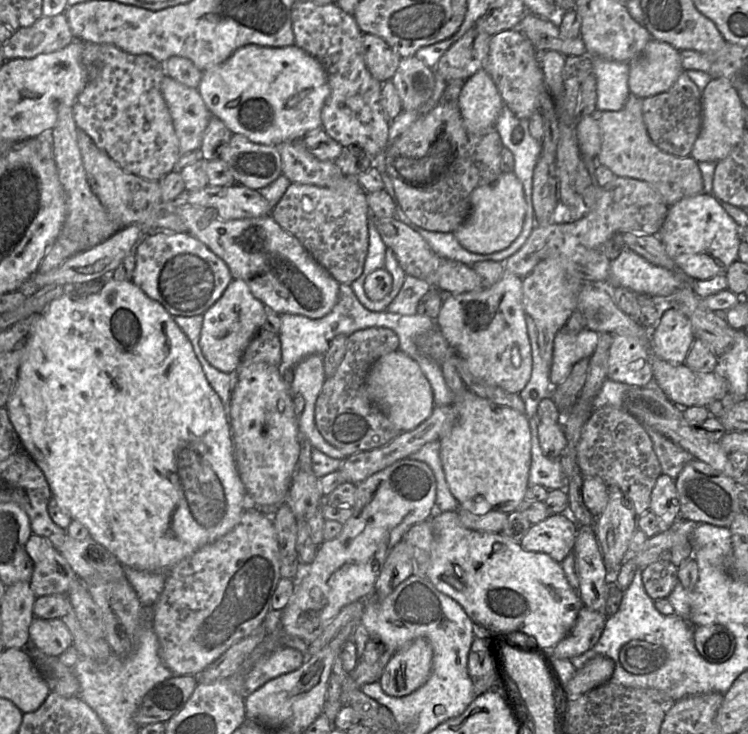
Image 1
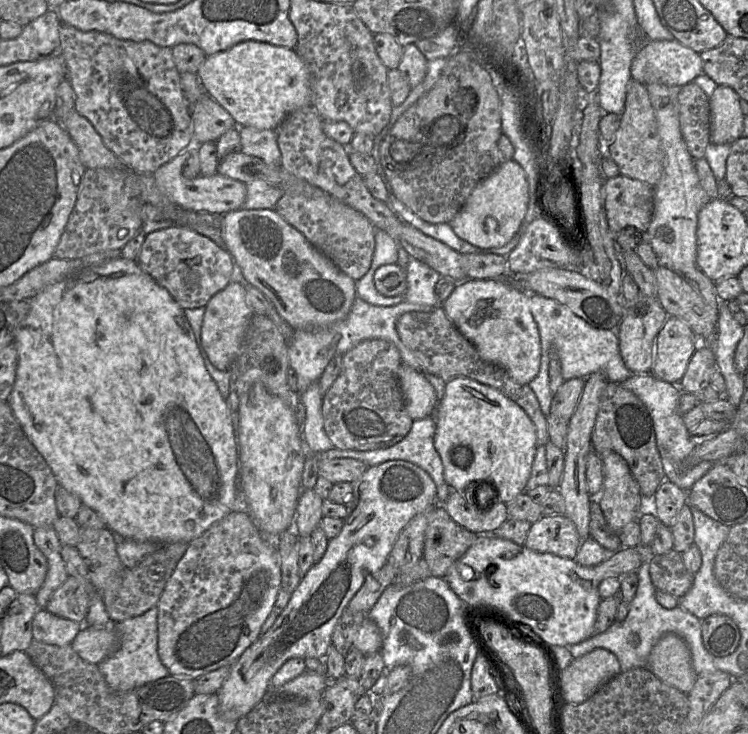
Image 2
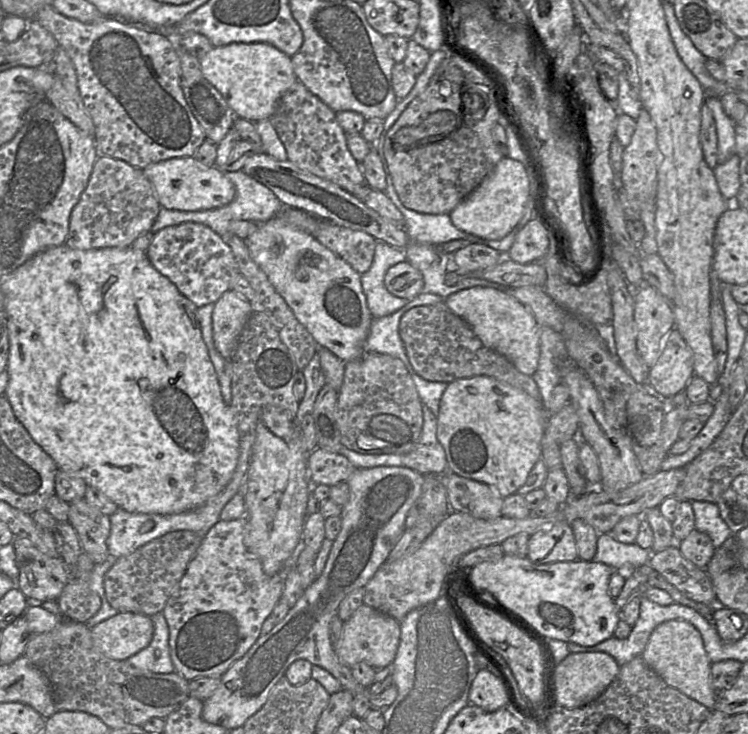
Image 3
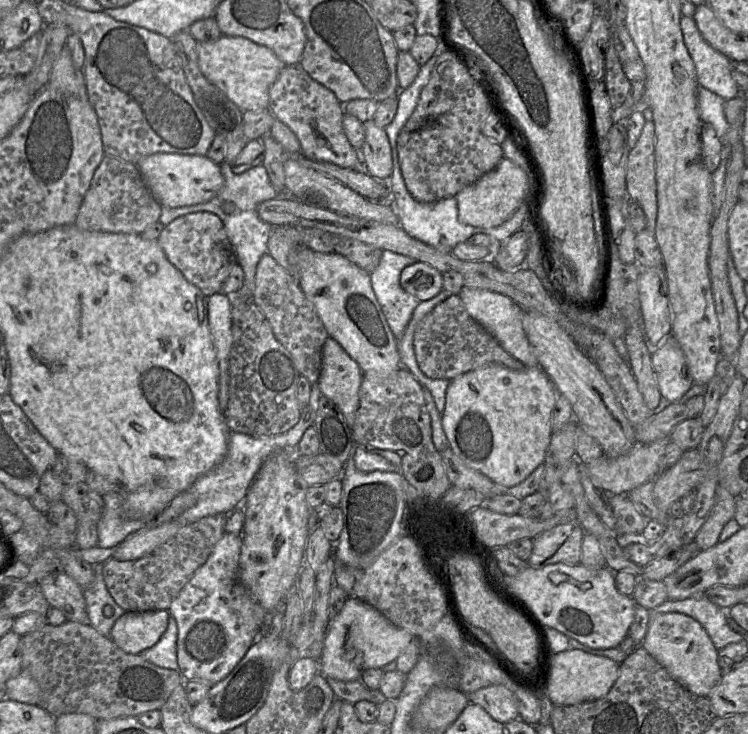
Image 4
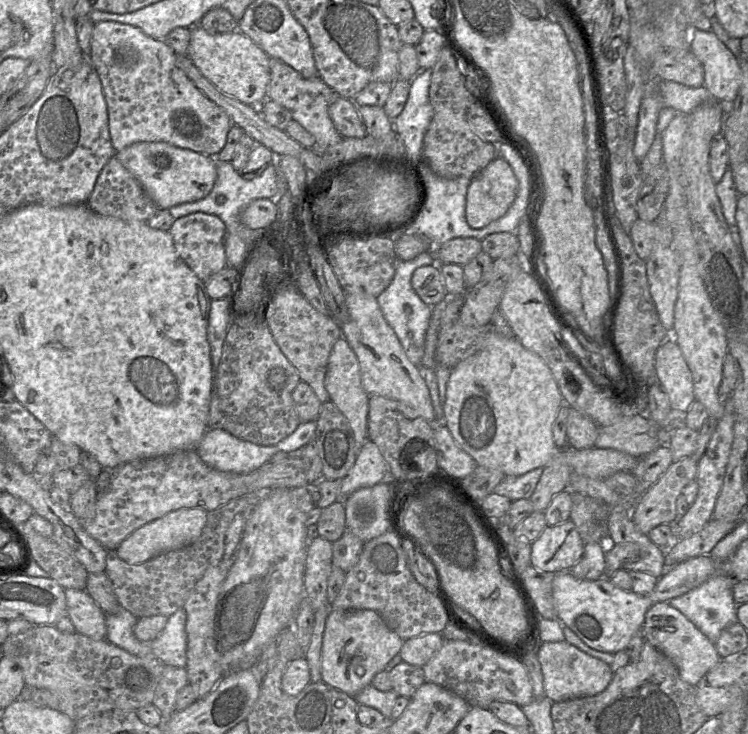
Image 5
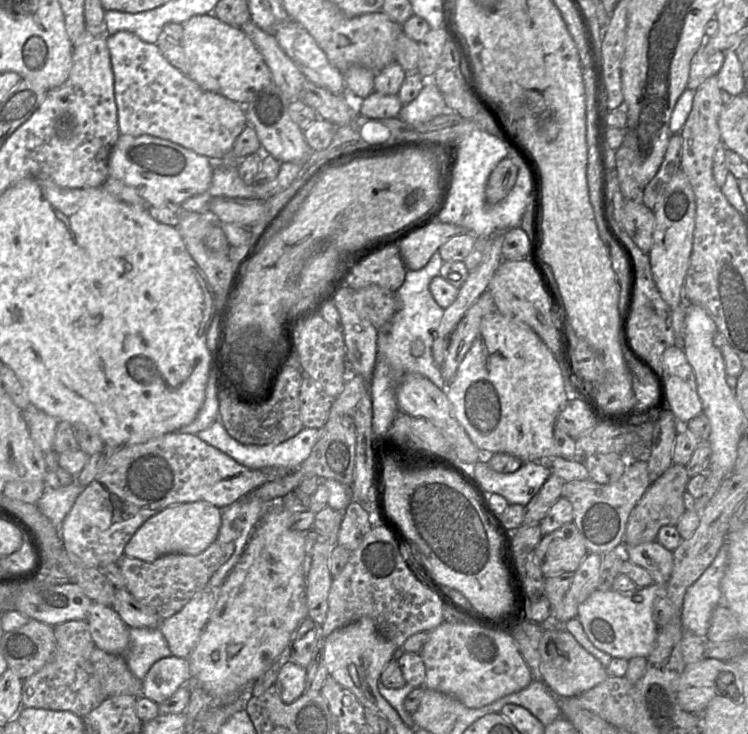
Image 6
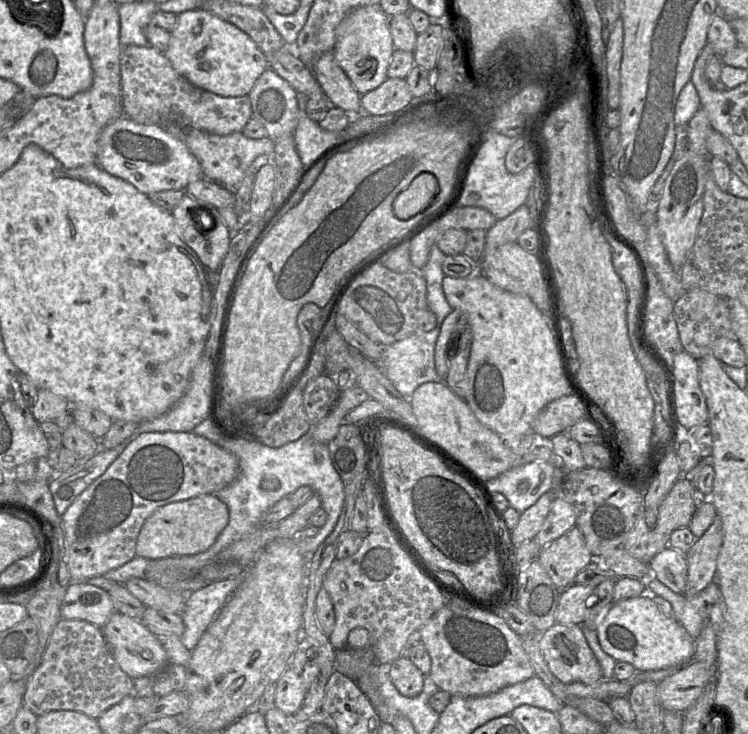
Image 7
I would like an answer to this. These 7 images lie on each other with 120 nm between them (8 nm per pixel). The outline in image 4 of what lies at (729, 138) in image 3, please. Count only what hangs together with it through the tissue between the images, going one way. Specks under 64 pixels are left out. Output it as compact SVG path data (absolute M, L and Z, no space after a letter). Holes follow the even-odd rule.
M698 85L697 104L701 122L711 125L720 140L727 135L729 126L724 115L724 102L720 96Z

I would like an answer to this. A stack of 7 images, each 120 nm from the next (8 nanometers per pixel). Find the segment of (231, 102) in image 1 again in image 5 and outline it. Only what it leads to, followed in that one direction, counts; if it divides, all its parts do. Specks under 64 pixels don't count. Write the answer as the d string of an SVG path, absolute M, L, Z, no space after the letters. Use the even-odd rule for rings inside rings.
M198 24L194 25L191 27L187 56L203 77L241 103L258 106L267 99L270 57L240 31L215 34L207 32Z

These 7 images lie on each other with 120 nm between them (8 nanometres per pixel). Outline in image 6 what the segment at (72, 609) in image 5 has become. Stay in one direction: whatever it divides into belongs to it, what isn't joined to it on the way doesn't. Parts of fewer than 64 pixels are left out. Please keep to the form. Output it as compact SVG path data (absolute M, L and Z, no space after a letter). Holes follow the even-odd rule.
M93 602L86 622L97 648L107 653L126 655L130 627L112 607Z

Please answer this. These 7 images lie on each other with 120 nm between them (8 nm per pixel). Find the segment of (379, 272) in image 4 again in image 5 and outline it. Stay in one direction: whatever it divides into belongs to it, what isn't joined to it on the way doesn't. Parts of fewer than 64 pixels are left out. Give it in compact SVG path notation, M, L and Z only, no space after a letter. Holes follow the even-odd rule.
M424 252L409 261L397 261L392 282L376 298L385 321L393 329L406 357L418 368L422 367L425 337L431 318L431 307L425 304L415 293L411 286L411 277L417 268L434 264L436 264L435 256L428 252Z

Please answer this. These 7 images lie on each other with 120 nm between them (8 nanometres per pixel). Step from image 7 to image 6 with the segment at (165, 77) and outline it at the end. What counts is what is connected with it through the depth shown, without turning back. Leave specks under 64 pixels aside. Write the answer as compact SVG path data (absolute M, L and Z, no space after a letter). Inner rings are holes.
M118 31L107 36L114 75L114 94L117 121L121 135L150 135L172 141L218 162L229 155L236 139L247 125L245 106L218 93L201 88L187 75L172 66L162 55L158 45L142 41L129 31Z

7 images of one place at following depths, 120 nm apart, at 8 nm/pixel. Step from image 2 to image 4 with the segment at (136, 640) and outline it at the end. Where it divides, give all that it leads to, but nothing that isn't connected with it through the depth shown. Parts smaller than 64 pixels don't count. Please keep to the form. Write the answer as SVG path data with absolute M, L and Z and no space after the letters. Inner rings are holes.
M169 615L167 628L159 641L140 655L150 663L165 669L178 670L177 663L177 623Z

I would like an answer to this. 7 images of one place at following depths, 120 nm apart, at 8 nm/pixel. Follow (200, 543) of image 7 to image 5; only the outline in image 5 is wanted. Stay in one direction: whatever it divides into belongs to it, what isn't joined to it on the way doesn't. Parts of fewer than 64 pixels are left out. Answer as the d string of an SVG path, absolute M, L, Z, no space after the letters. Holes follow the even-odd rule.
M182 508L169 512L132 532L117 547L116 554L129 564L141 564L162 552L181 549L197 540L206 519L207 511L201 508Z

